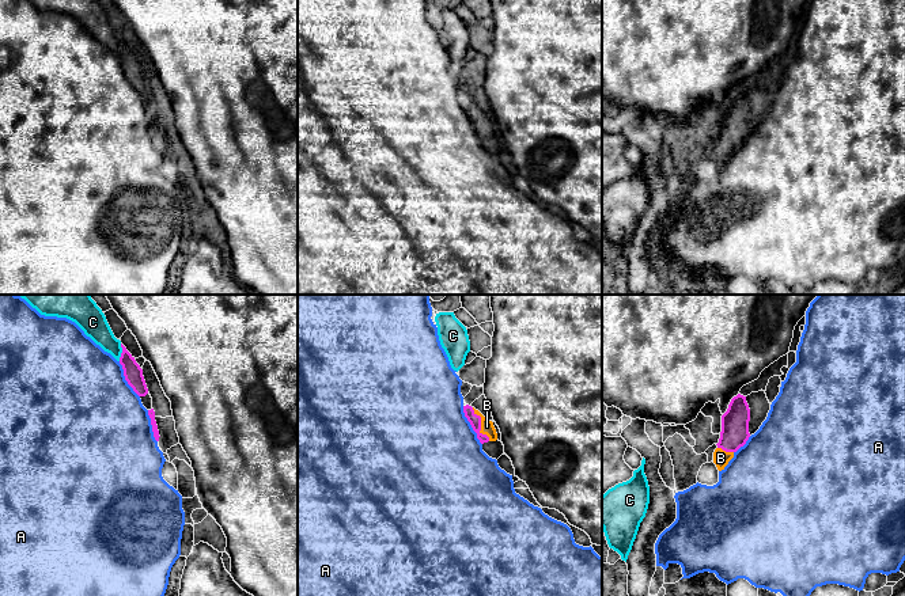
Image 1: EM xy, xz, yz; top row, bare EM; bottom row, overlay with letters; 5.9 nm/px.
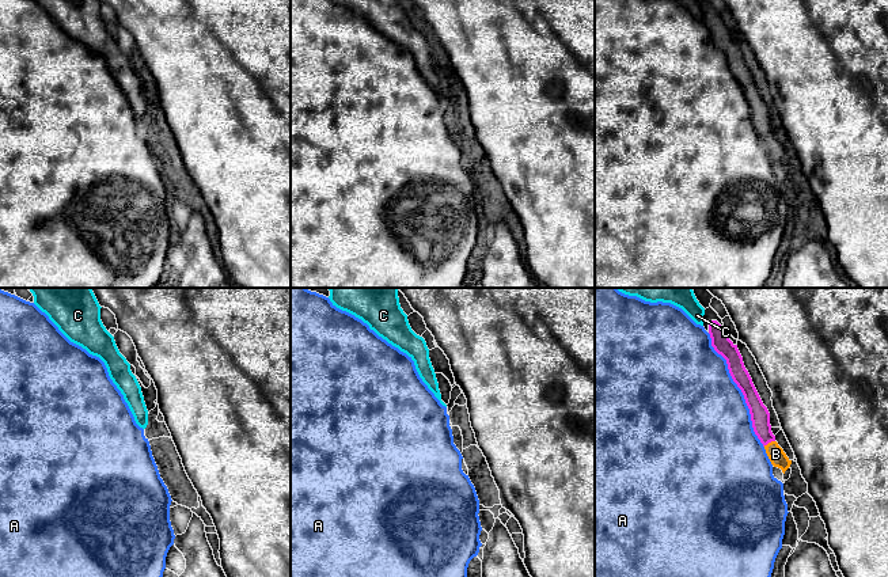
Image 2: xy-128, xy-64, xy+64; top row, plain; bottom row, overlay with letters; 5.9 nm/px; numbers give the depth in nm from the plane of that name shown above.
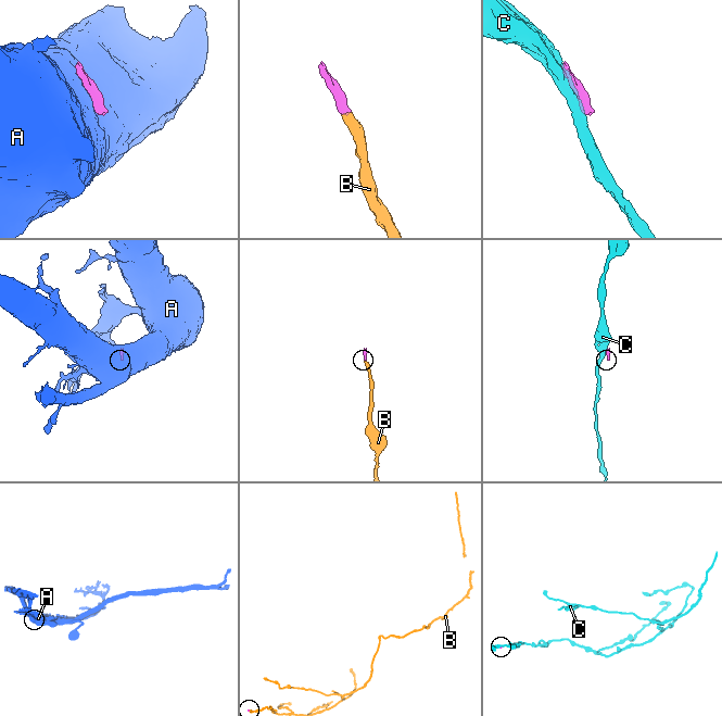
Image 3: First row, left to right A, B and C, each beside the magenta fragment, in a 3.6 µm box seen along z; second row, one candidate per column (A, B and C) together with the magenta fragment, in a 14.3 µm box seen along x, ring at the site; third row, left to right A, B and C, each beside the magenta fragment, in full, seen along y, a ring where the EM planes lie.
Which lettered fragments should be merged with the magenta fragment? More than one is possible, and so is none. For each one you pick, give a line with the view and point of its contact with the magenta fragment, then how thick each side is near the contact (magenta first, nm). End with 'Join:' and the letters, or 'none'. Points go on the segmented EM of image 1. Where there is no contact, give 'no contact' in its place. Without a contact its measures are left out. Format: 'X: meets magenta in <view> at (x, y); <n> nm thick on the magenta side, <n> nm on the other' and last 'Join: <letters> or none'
B: meets magenta in xz at (480, 425); 70 nm thick on the magenta side, 80 nm on the other
Join: B

